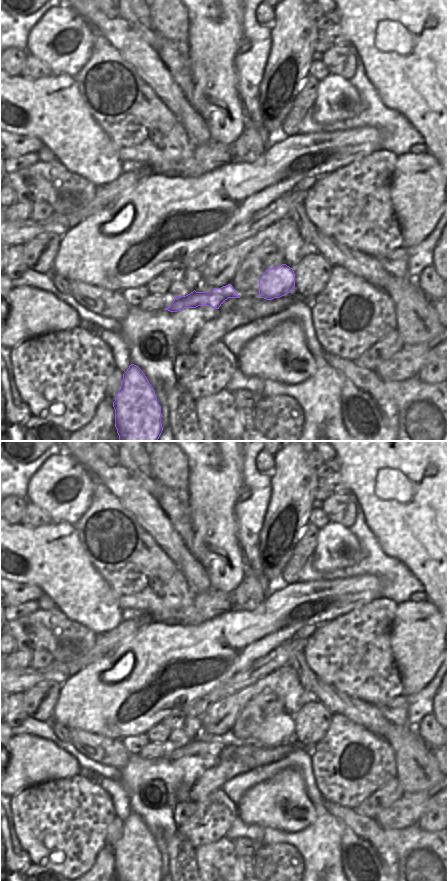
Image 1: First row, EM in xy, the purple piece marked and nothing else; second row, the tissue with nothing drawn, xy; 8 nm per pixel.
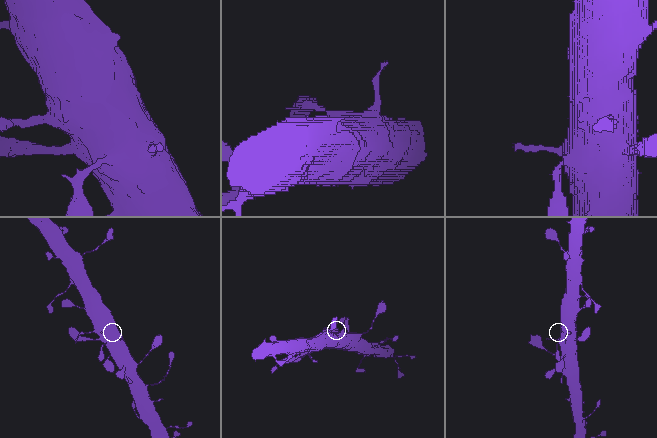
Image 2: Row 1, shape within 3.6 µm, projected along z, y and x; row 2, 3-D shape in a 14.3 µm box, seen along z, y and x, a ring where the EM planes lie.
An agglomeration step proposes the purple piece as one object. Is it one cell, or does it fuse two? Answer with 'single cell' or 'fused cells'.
single cell

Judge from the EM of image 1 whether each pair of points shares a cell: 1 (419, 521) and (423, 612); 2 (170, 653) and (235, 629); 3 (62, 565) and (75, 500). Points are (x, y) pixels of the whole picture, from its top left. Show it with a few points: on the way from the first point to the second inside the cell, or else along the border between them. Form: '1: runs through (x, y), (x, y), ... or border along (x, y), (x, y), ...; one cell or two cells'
1: border along (427, 599), (437, 609); two cells
2: runs through (186, 653), (197, 653), (219, 631); one cell
3: border along (51, 521), (67, 521), (72, 524); two cells

